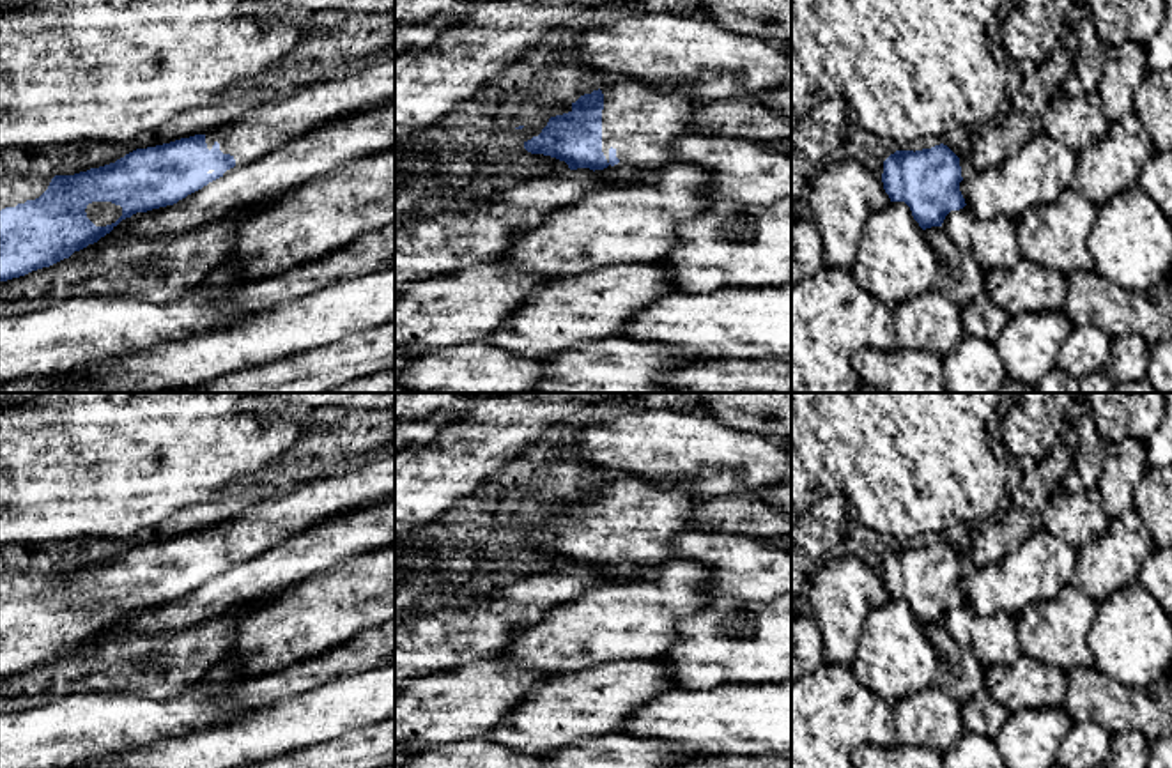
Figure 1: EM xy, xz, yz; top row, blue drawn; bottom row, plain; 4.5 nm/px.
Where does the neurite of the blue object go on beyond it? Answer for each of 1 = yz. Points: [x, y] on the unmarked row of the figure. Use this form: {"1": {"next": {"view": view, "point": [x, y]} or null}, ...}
{"1": {"next": {"view": "yz", "point": [960, 538]}}}

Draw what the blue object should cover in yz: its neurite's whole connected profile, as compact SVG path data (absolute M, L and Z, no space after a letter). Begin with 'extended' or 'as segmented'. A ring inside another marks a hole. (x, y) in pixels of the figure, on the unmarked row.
extended; M956 526L940 541L896 547L883 557L882 579L891 598L905 598L922 626L942 623L951 607L963 605L961 556L972 552L974 531Z

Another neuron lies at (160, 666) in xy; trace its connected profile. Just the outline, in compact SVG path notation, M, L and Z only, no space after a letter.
M273 598L246 603L228 614L189 625L182 630L117 634L99 642L85 657L69 653L50 664L0 678L0 697L25 697L34 704L67 694L92 692L140 694L158 701L181 695L191 683L202 680L209 669L232 651L243 619L269 600Z

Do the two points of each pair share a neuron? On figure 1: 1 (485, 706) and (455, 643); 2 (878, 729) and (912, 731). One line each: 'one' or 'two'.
1: two
2: two

